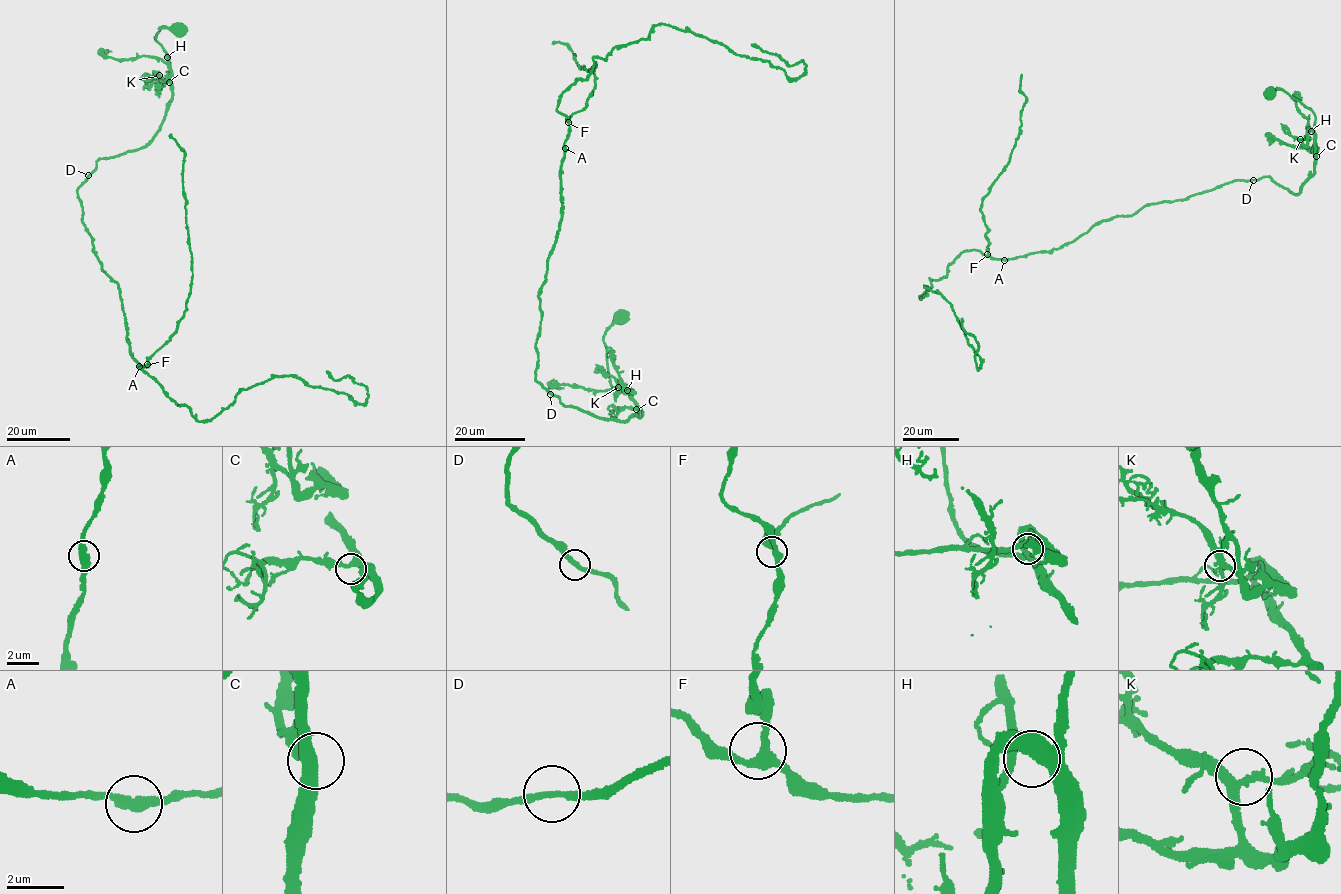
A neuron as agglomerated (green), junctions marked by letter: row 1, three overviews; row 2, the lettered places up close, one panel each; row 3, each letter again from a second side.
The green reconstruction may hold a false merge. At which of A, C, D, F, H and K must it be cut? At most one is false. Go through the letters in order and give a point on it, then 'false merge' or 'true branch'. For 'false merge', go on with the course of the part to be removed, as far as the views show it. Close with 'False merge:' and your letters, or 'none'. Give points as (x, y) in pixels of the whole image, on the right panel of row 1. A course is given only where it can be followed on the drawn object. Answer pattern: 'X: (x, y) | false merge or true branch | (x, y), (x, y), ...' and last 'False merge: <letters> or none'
A: (1004, 260) | true branch
C: (1316, 156) | true branch
D: (1253, 180) | true branch
F: (987, 254) | true branch
H: (1311, 131) | true branch
K: (1300, 139) | true branch
False merge: none

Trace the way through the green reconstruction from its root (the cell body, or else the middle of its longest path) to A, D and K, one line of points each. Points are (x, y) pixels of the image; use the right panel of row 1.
A: (1270, 92), (1284, 90), (1315, 115), (1315, 173), (1300, 193), (1268, 177), (1237, 179), (1004, 260)
D: (1270, 92), (1284, 90), (1315, 115), (1315, 173), (1297, 194), (1271, 178), (1252, 180)
K: (1270, 92), (1284, 90), (1312, 111), (1315, 122), (1308, 131), (1307, 144), (1302, 147), (1300, 139)

